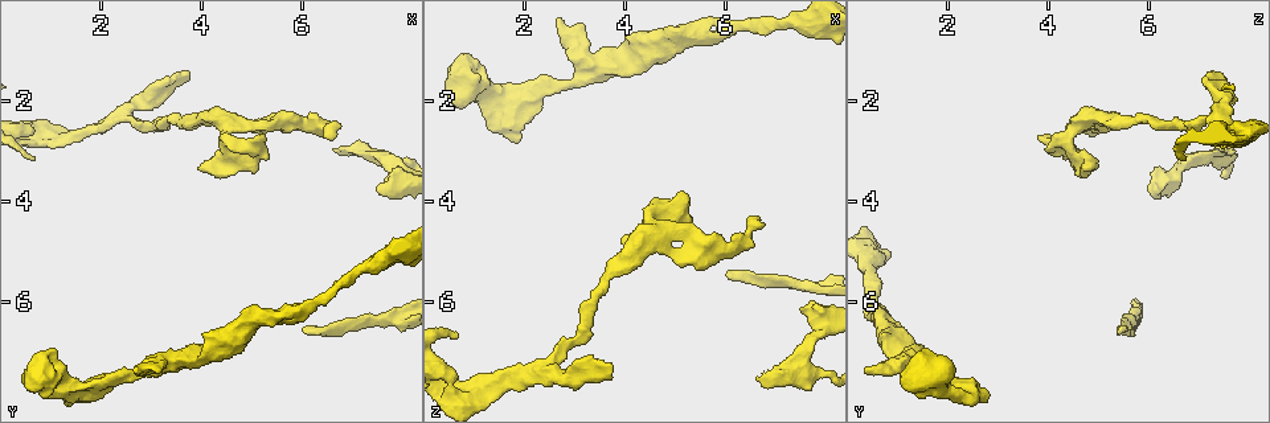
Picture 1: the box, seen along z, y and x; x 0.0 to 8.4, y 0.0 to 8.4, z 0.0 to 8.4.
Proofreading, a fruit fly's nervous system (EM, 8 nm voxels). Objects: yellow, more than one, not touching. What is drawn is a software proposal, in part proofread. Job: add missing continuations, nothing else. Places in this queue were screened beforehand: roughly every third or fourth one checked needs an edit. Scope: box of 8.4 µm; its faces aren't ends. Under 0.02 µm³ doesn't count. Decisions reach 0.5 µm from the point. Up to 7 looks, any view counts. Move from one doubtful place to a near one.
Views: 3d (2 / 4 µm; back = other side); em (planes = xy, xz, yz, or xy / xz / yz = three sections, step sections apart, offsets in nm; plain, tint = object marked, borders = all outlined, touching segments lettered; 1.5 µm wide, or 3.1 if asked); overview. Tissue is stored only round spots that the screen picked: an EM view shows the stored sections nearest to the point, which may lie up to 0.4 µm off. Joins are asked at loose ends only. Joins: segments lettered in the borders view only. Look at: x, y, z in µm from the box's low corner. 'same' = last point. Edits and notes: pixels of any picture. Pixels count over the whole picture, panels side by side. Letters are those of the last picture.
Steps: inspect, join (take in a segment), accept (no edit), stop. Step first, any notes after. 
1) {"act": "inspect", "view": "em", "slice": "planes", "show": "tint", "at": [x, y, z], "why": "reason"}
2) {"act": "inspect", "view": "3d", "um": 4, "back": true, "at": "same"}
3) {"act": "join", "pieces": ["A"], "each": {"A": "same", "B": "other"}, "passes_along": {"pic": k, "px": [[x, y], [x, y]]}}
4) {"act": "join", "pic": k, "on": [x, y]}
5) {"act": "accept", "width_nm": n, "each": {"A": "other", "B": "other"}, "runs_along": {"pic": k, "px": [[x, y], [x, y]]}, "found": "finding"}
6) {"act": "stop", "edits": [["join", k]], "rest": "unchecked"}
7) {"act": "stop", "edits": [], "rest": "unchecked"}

{"act": "inspect", "view": "em", "slice": "planes", "show": "borders", "at": [1.75, 8.00, 2.80], "why": "an open end"}

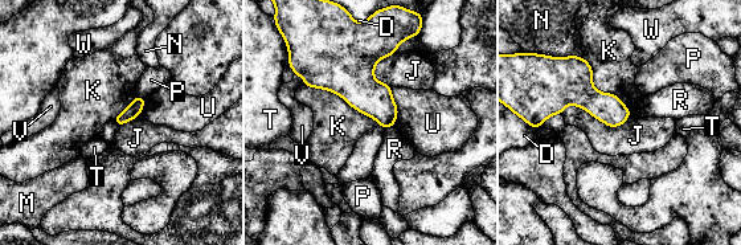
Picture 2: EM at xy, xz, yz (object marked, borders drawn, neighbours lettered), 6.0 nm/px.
{"act": "accept", "each": {"D": "other", "J": "other", "K": "other", "M": "other", "N": "other", "P": "other", "R": "other", "T": "other", "U": "other", "V": "other", "W": "other"}, "border": {"pic": 2, "px": [[561, 111], [631, 114]]}, "found": "none of them fits"}

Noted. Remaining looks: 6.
{"act": "inspect", "view": "3d", "um": 4, "at": [0.70, 3.20, 6.65], "why": "branch stops here"}

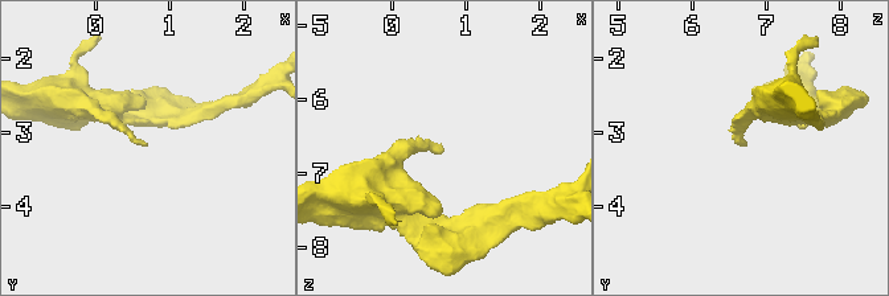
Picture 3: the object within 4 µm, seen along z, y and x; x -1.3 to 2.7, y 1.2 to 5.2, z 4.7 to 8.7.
{"act": "inspect", "view": "em", "slice": "yz", "step": 8, "show": "borders", "at": [0.65, 3.15, 6.65], "why": "shape alone is not enough"}

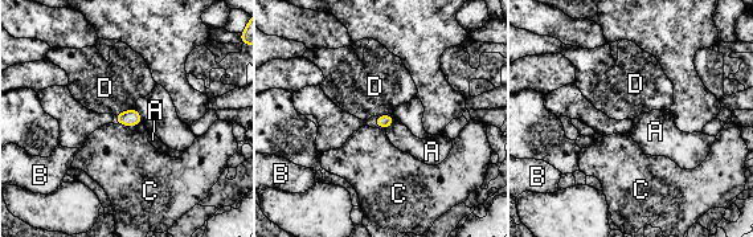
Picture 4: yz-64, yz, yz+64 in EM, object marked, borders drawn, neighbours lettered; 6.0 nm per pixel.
{"act": "accept", "each": {"A": "other", "B": "other", "C": "other", "D": "other"}, "border": {"pic": 4, "px": [[140, 122], [121, 125]]}, "found": "no lettered segment goes on from it"}

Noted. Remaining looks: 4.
{"act": "inspect", "view": "em", "slice": "planes", "show": "borders", "at": [6.05, 6.50, 5.55], "why": "an open end"}

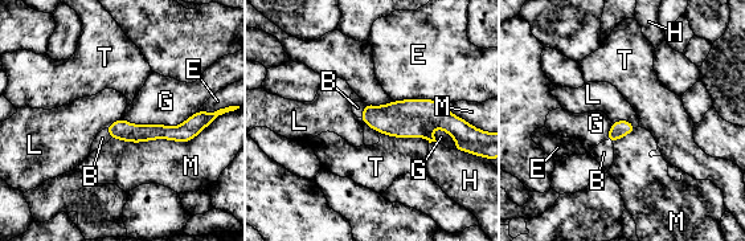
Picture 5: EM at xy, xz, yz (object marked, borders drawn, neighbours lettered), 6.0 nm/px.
{"act": "join", "pieces": ["B"], "each": {"B": "same", "E": "other", "G": "other", "H": "other", "L": "other", "M": "other", "T": "other"}, "passes_along": {"pic": 5, "px": [[401, 118], [363, 111], [357, 107]]}, "found": "the neuron continues"}

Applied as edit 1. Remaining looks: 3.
{"act": "stop", "edits": [["join", 5]], "rest": "unchecked"}

